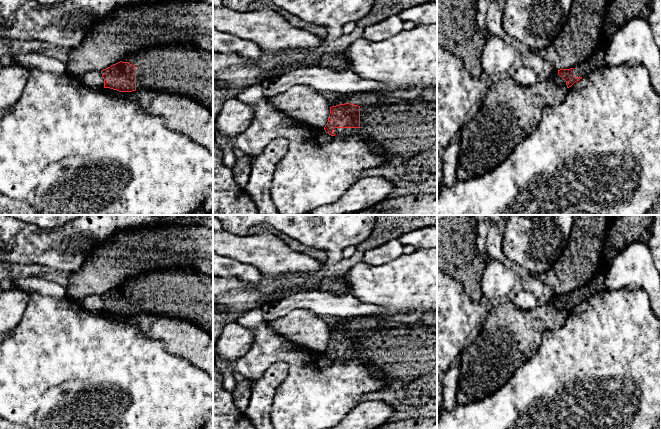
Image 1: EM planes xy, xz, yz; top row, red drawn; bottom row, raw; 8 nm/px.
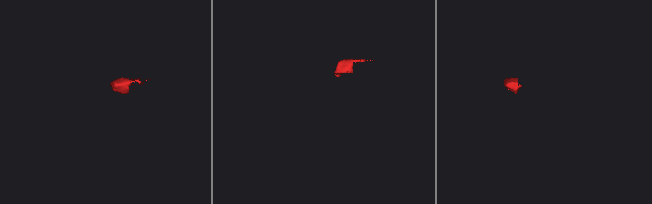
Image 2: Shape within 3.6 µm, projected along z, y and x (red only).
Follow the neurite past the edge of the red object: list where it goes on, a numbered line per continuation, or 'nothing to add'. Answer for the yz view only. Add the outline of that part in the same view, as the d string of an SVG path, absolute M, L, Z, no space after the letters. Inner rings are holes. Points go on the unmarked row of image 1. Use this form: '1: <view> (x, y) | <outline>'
nothing to add

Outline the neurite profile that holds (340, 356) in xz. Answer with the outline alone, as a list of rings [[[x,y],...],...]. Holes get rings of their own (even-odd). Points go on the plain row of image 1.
[[[334,352],[333,356],[335,360],[347,361],[351,359],[361,360],[365,354],[365,352]]]

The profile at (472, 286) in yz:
[[[437,215],[437,270],[461,281],[467,295],[479,302],[482,274],[487,264],[478,253],[477,227],[471,215]]]

